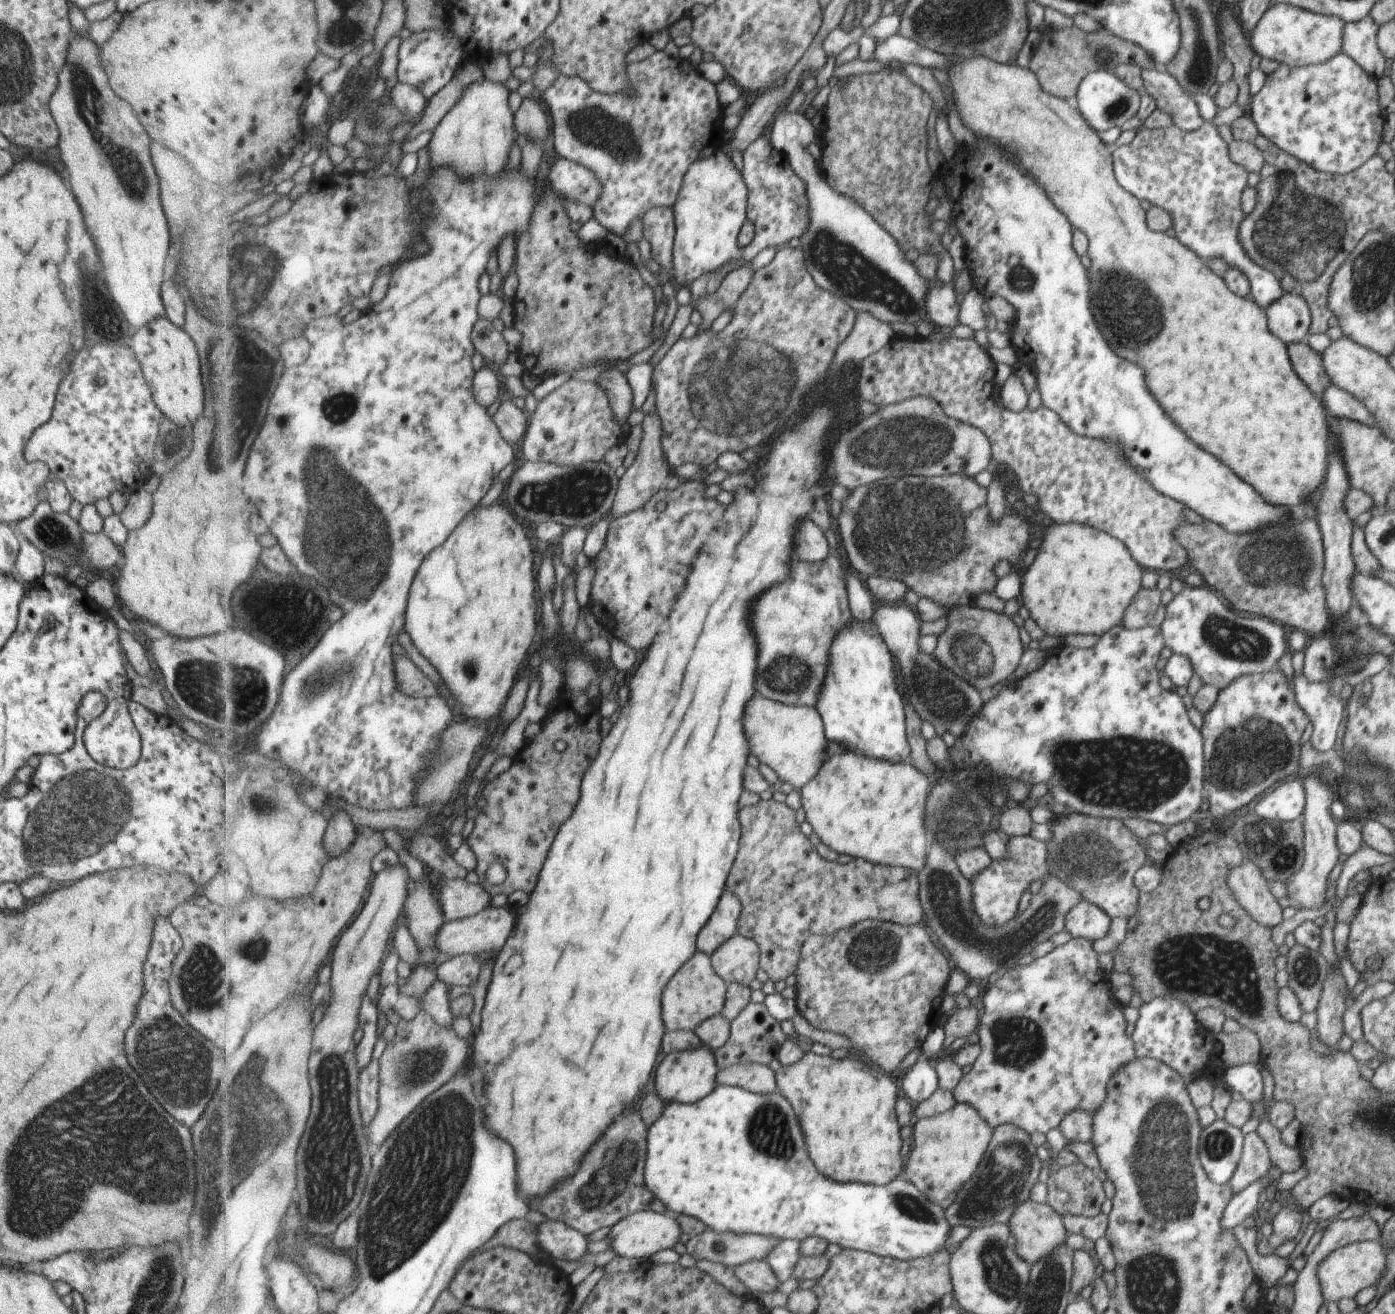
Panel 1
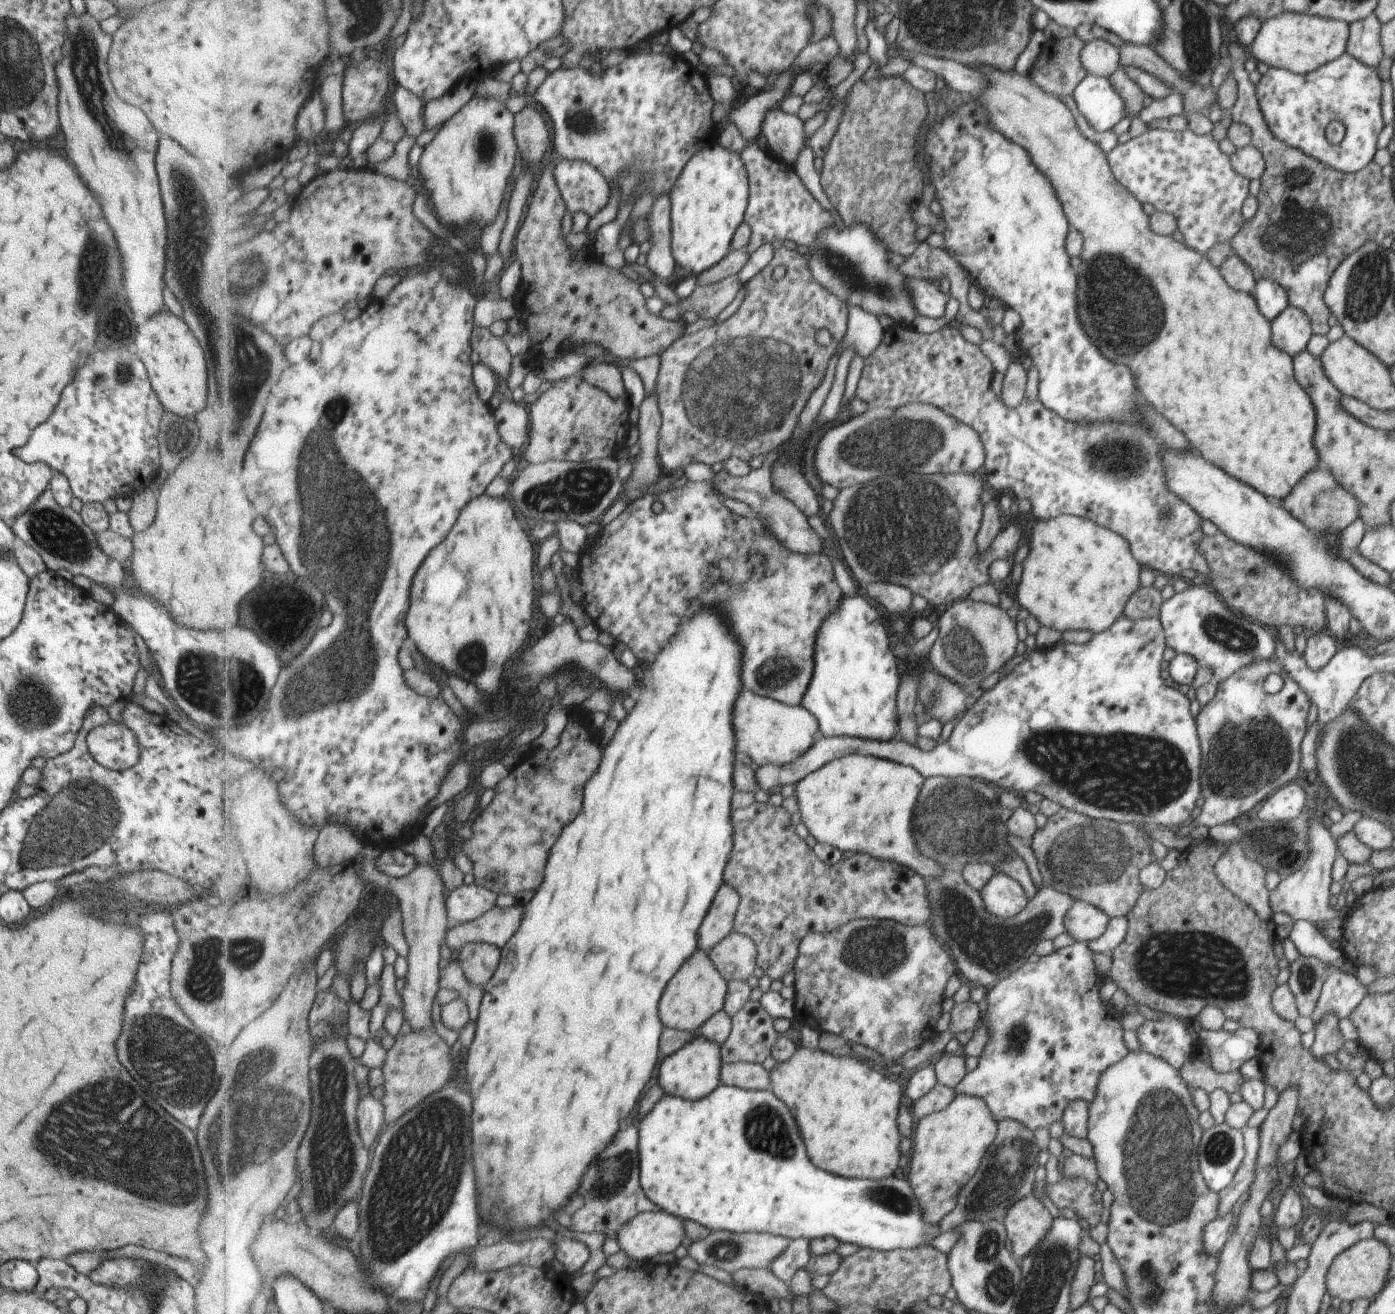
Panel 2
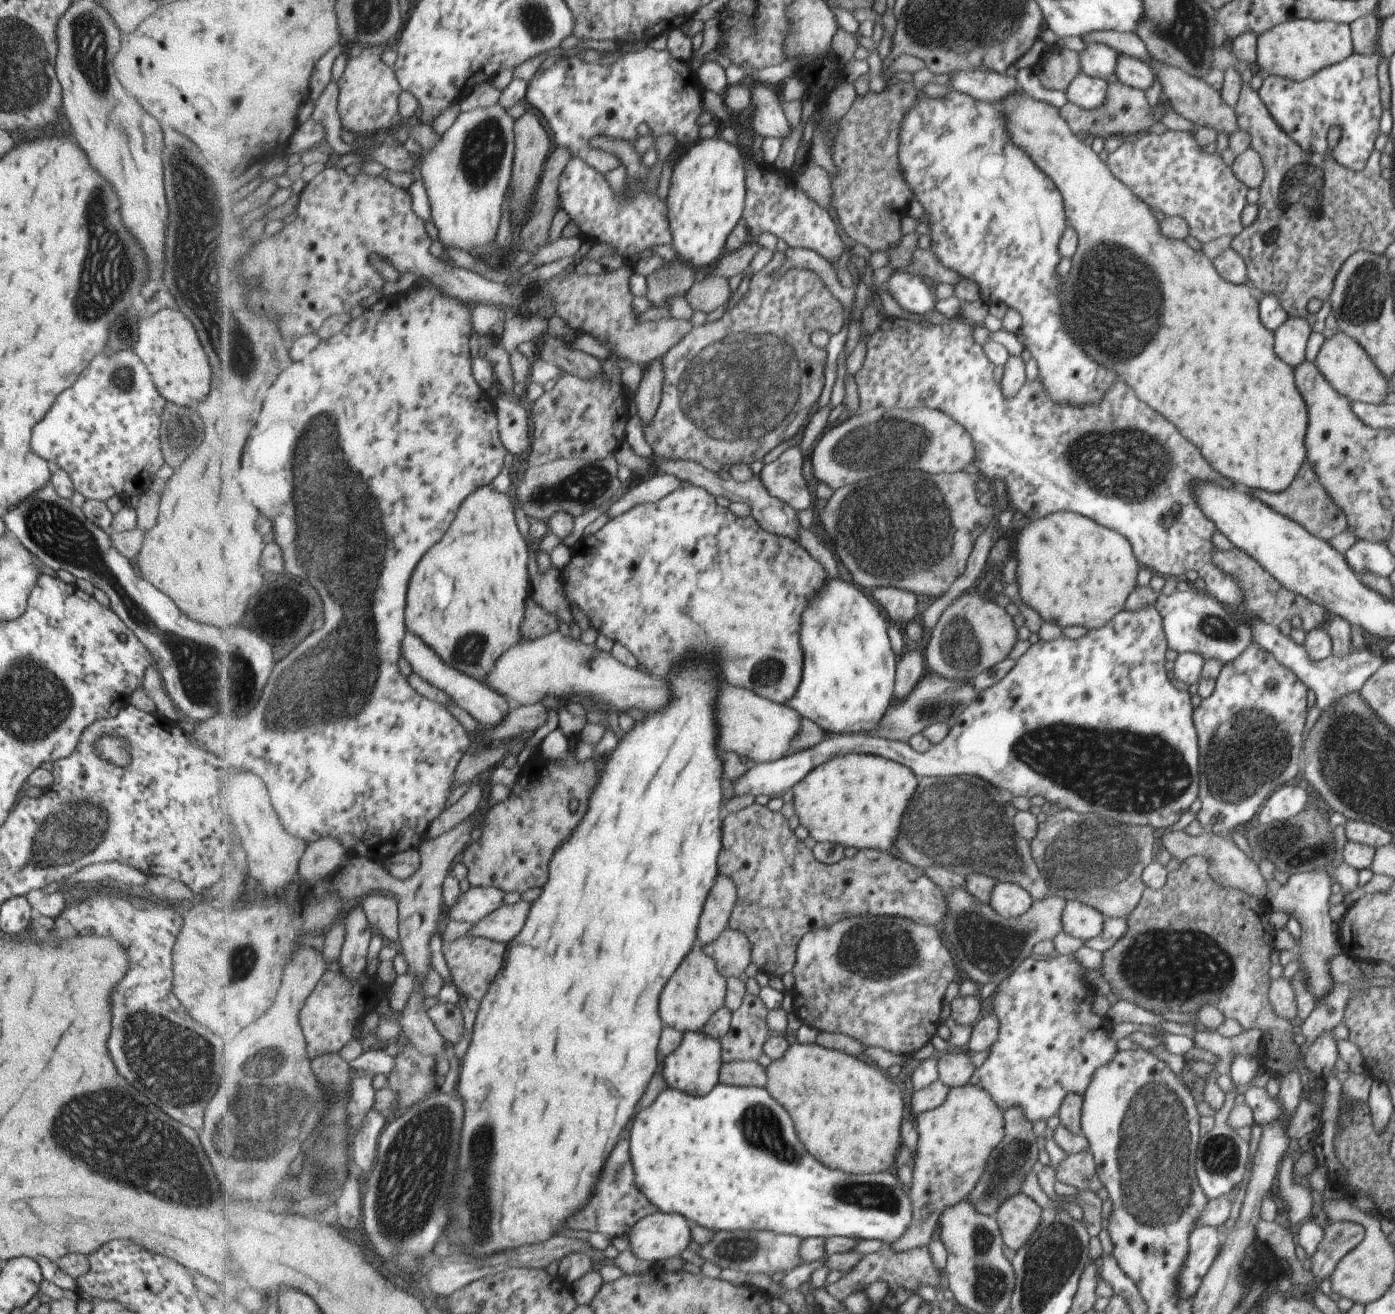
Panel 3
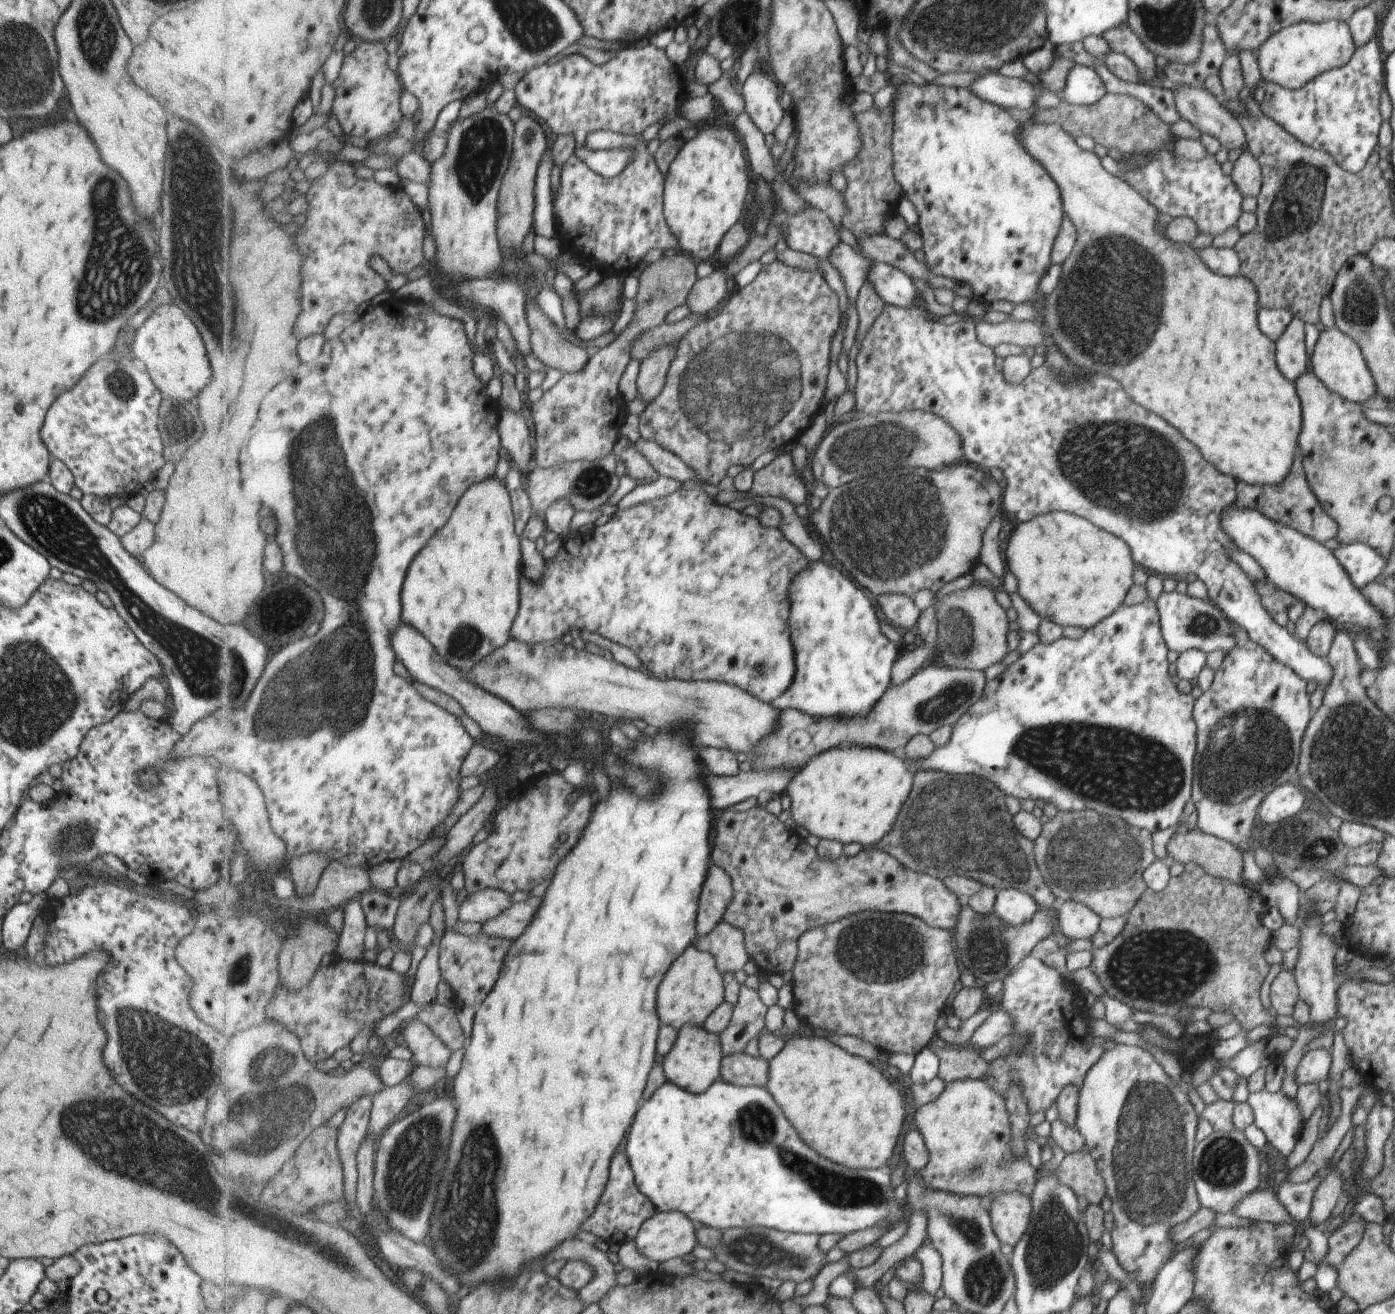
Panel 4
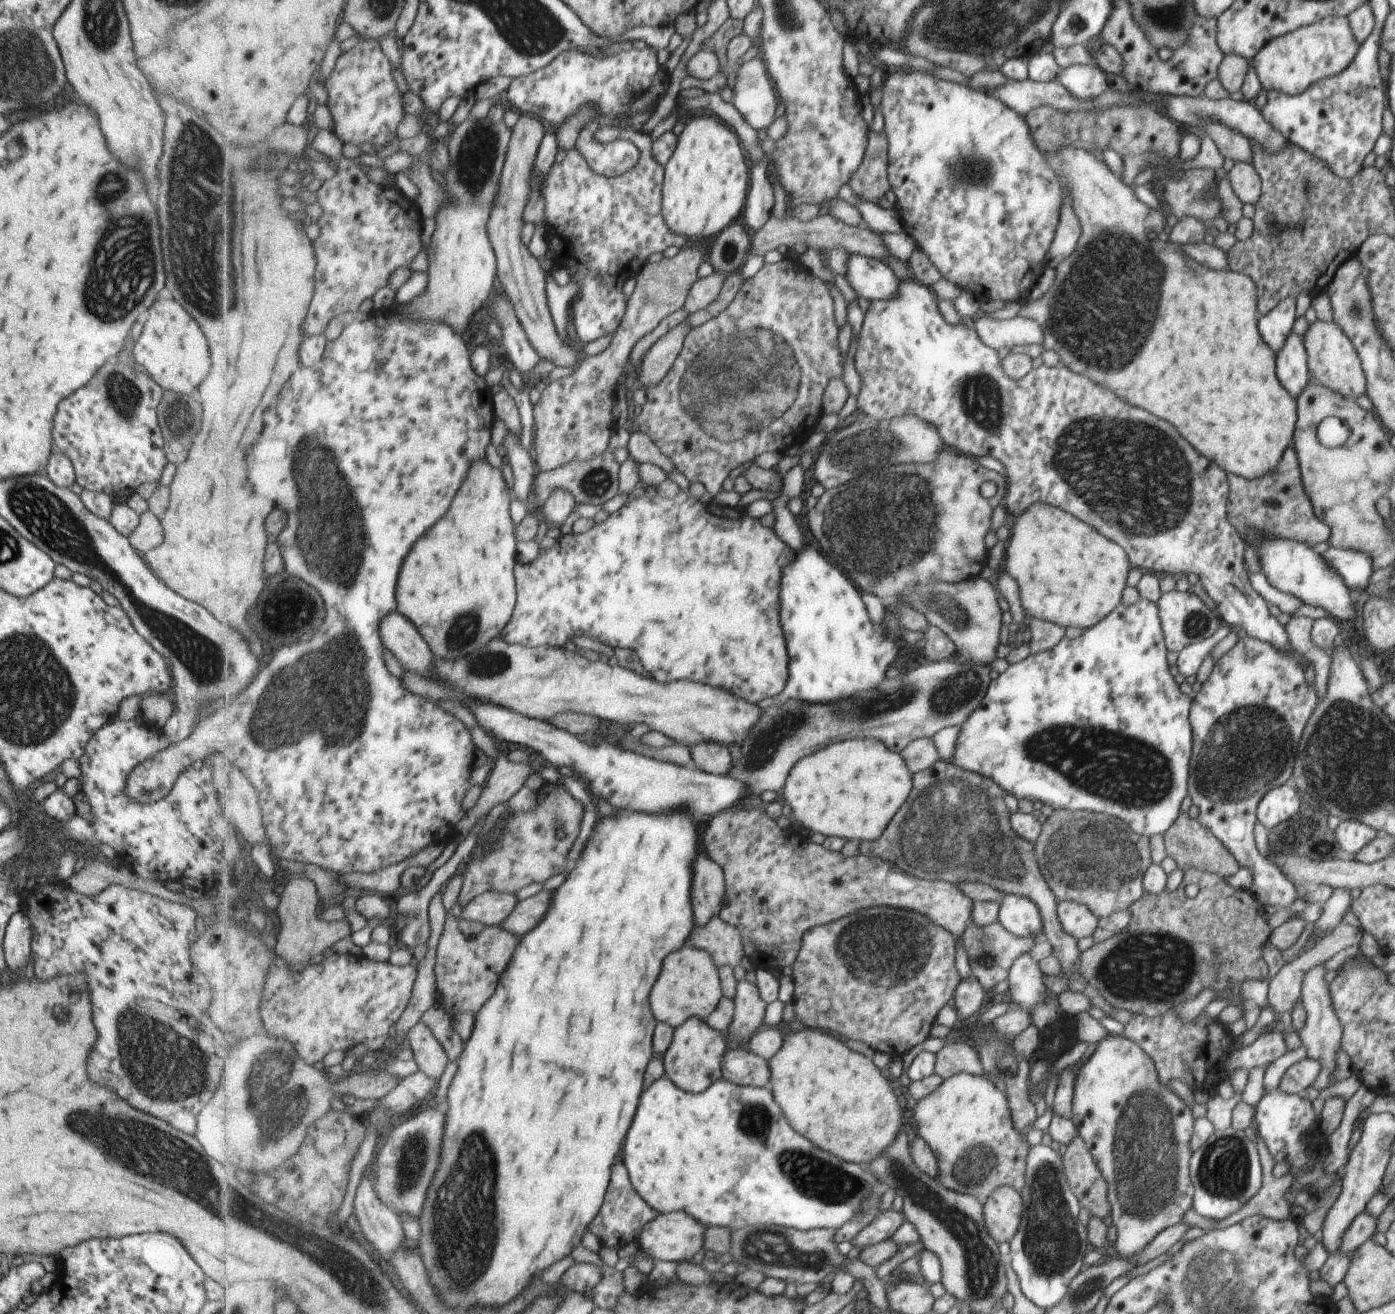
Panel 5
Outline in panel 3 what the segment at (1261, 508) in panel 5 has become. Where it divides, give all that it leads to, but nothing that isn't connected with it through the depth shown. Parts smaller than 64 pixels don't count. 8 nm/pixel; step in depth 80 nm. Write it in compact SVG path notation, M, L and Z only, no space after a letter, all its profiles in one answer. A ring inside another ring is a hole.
M1304 463L1300 472L1293 480L1291 486L1283 492L1263 492L1263 490L1249 491L1256 498L1273 508L1276 512L1283 513L1289 520L1293 520L1308 530L1309 533L1320 540L1329 541L1348 527L1348 514L1343 508L1337 508L1333 498L1325 492L1324 484L1317 476L1316 470L1311 468L1311 464Z

